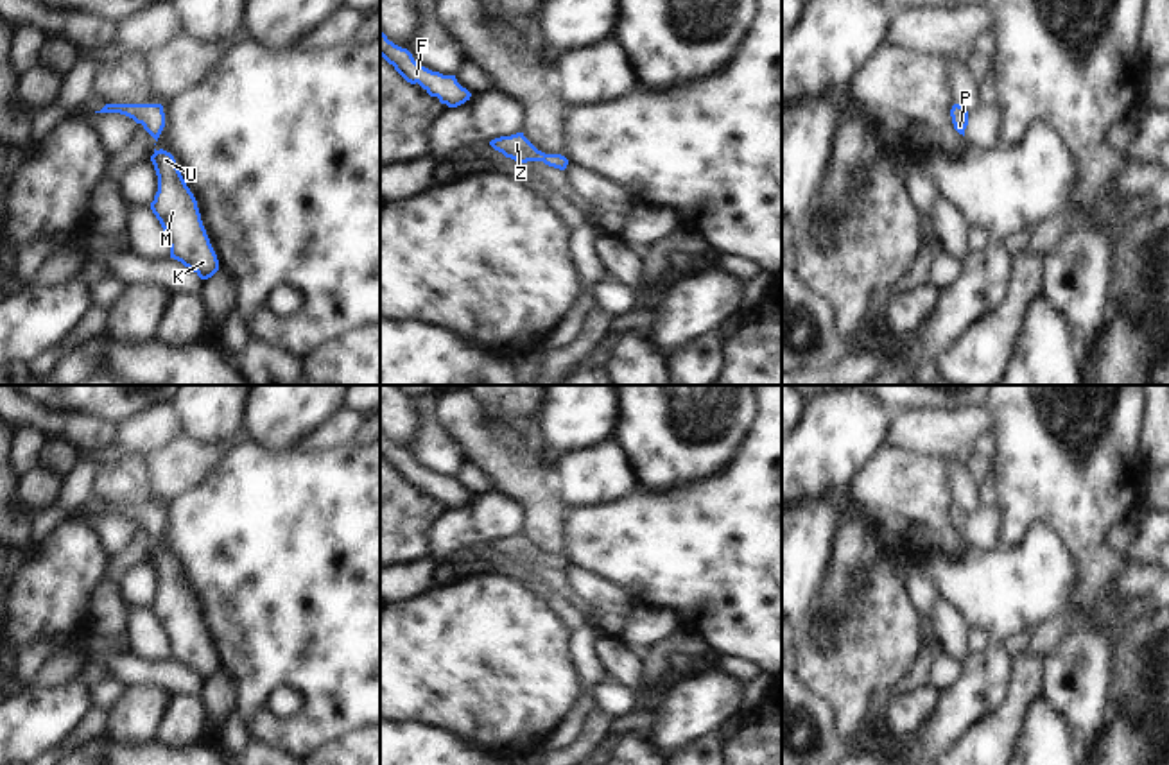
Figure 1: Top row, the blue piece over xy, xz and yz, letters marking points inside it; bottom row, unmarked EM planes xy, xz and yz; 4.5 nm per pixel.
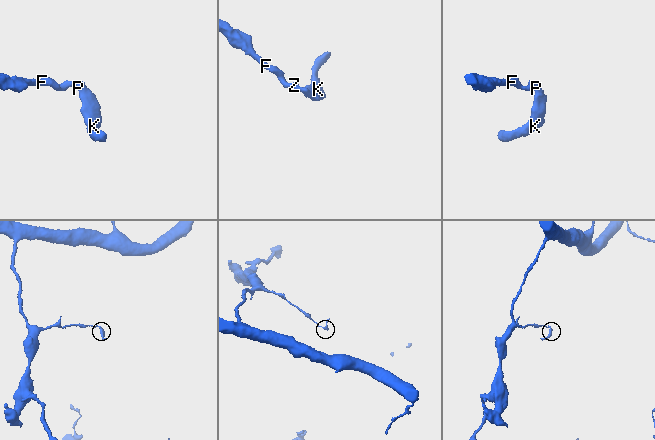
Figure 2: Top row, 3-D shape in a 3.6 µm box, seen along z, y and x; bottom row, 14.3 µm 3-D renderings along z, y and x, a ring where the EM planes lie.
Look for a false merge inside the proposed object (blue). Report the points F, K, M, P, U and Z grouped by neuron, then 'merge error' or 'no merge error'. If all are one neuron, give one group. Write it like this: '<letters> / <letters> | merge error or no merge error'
F K M P U Z | no merge error

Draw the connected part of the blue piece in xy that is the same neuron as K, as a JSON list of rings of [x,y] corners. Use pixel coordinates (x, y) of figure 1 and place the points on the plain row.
[[[154,550],[151,563],[158,577],[158,593],[151,611],[169,640],[170,659],[181,663],[201,681],[212,679],[219,672],[219,661],[203,627],[194,595],[170,554]]]

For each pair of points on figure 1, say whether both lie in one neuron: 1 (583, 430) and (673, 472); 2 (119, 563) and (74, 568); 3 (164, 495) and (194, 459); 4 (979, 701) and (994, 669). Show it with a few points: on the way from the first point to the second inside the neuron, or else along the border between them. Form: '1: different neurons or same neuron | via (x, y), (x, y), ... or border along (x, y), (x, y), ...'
1: different neurons | border along (619, 403), (612, 439)
2: different neurons | border along (108, 559), (103, 572)
3: same neuron | via (167, 486), (185, 468)
4: same neuron | via (979, 694), (987, 676)

